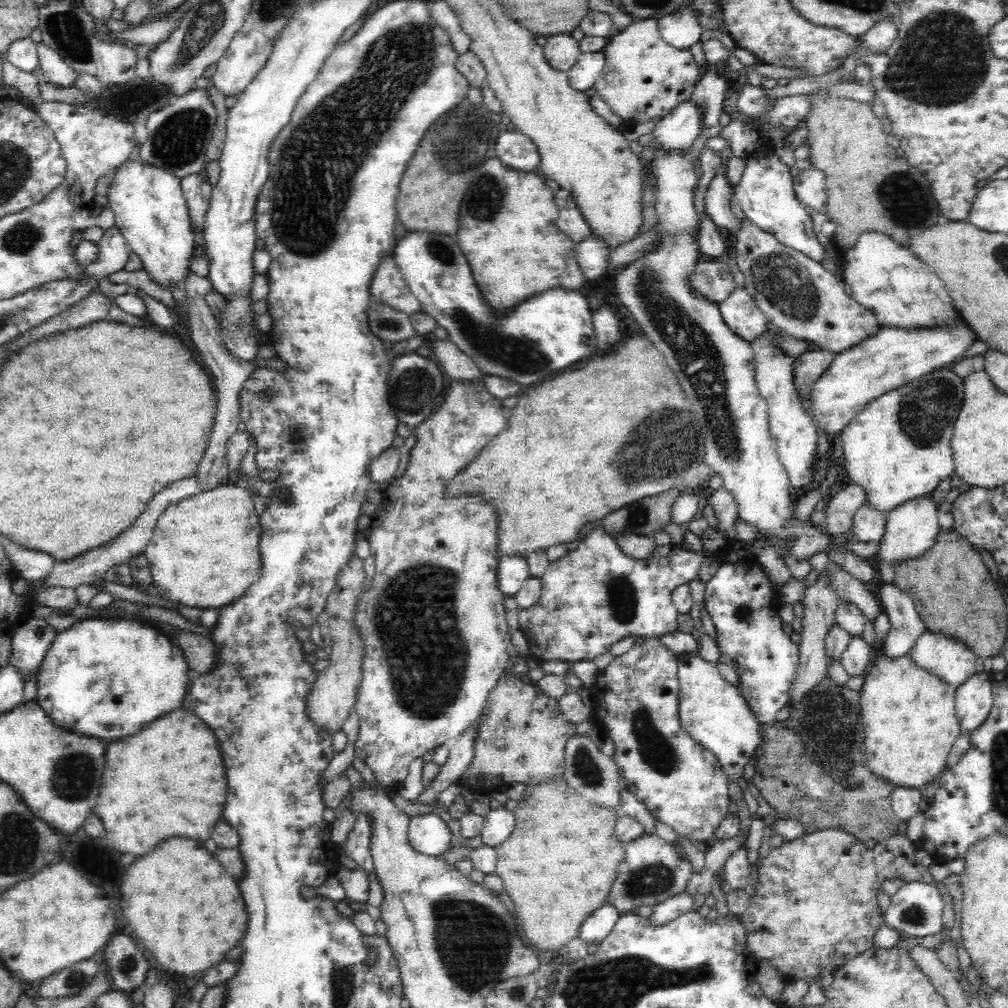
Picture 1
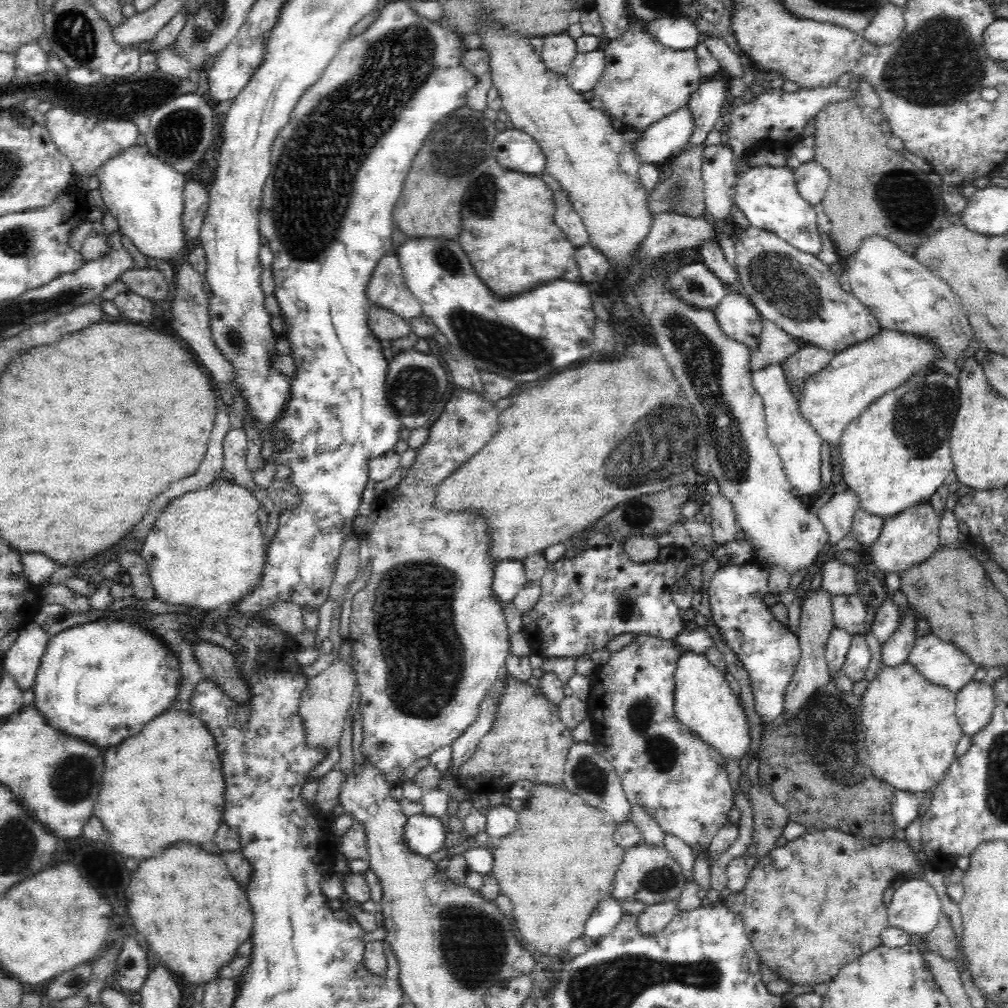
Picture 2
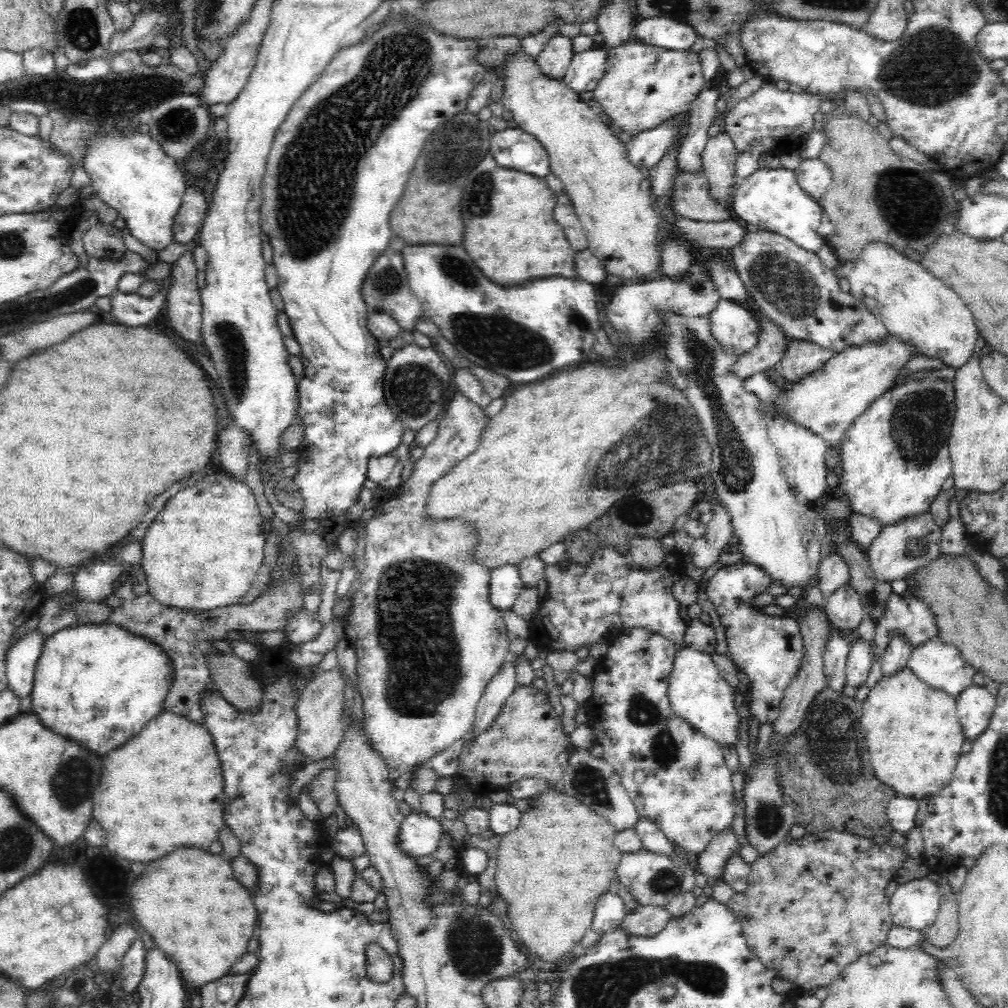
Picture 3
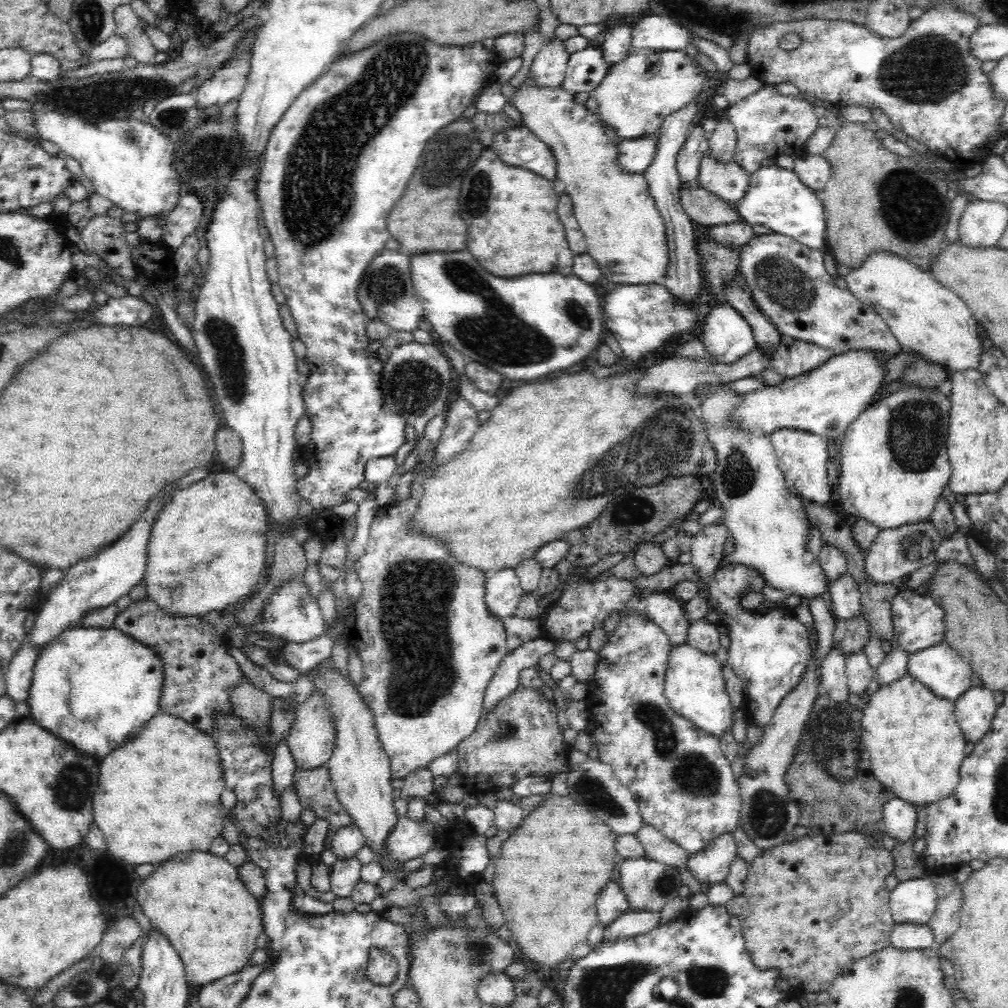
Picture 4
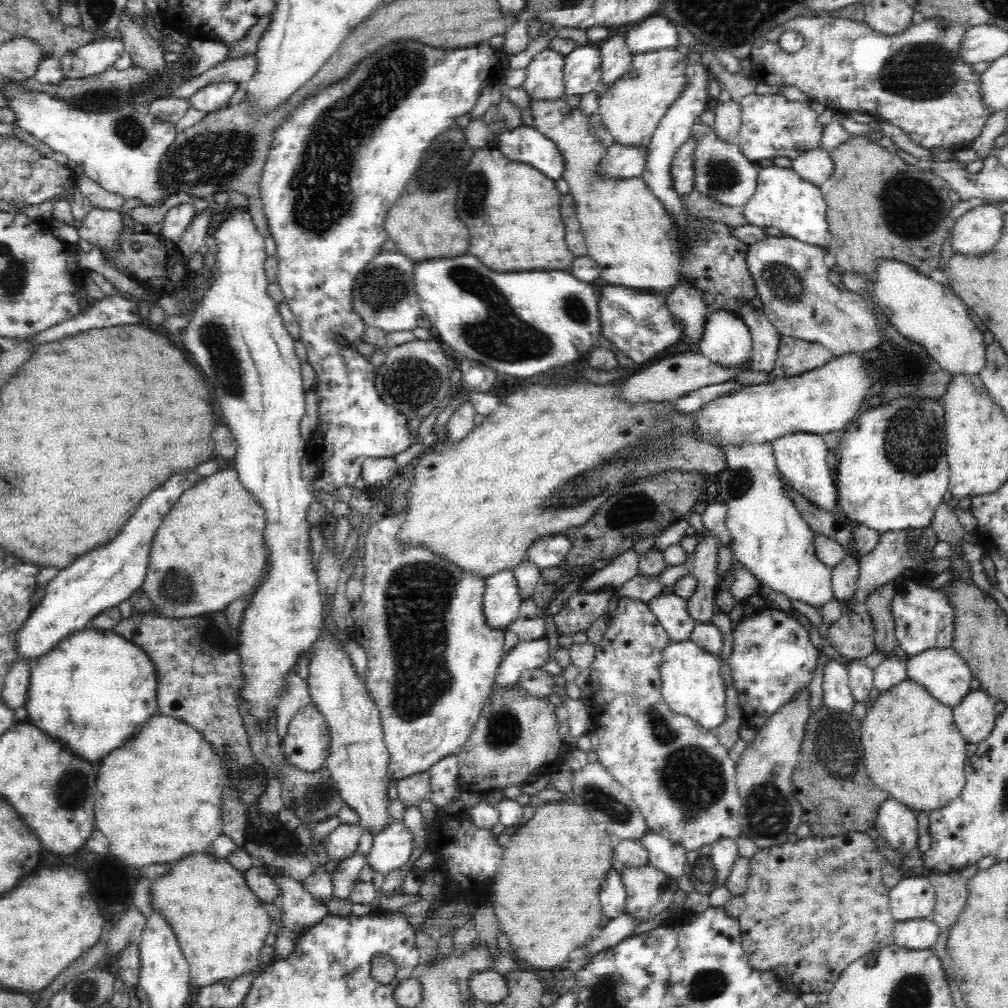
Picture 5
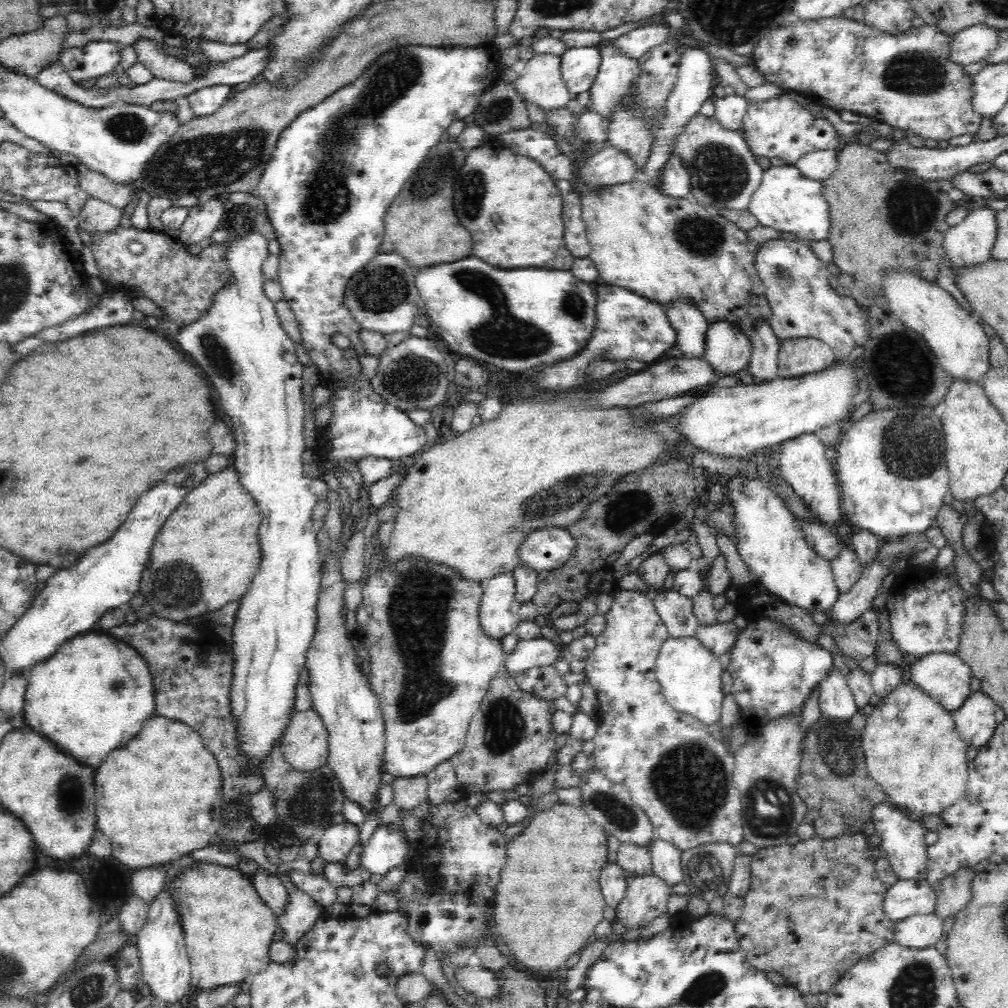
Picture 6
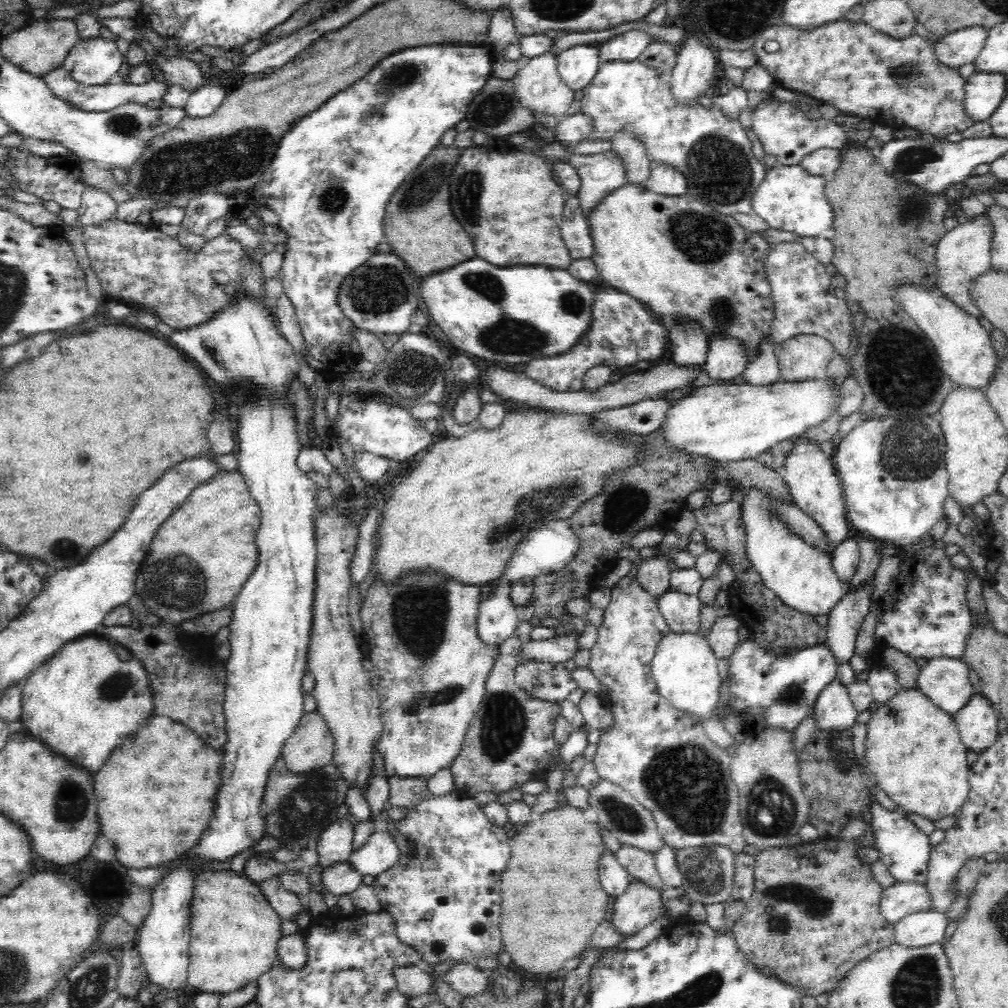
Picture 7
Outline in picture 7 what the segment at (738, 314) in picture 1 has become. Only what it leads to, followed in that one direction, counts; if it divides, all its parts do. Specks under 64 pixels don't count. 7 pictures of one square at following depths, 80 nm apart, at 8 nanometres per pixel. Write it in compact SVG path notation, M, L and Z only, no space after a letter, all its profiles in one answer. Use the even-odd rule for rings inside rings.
M714 334L708 339L703 370L712 380L726 382L743 374L748 359L743 344L731 336Z

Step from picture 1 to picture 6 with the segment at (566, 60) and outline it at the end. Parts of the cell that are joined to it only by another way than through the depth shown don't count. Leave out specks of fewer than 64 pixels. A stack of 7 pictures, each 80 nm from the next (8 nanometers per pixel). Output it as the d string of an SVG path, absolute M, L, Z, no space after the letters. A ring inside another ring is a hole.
M535 53L516 81L517 93L526 103L544 110L566 107L571 99L562 76L562 58Z

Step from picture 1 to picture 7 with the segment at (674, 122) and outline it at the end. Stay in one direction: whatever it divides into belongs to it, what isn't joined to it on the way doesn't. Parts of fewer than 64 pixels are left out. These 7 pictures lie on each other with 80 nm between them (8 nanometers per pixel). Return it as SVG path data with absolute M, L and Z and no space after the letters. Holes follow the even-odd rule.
M552 141L551 143L548 142L543 146L543 152L545 152L545 156L547 156L547 158L565 160L576 169L581 180L581 187L576 195L579 198L580 205L582 205L582 212L585 217L601 203L602 199L605 199L608 195L610 195L610 192L616 191L617 188L628 183L625 164L612 148L610 148L610 150L606 150L606 152L595 155L570 155L570 153L568 153L568 151L560 145L560 143Z

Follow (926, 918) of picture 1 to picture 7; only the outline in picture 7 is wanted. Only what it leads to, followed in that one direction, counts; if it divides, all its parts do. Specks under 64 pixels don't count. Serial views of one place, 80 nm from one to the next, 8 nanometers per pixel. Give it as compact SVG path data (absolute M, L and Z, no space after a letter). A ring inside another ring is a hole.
M898 882L883 890L879 912L890 925L904 916L933 910L926 884Z

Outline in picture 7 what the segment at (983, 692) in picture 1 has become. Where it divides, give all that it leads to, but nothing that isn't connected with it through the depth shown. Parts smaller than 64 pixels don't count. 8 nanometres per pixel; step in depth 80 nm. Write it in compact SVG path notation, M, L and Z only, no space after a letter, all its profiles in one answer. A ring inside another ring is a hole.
M974 693L953 717L959 737L969 751L980 754L997 739L999 713L984 695Z

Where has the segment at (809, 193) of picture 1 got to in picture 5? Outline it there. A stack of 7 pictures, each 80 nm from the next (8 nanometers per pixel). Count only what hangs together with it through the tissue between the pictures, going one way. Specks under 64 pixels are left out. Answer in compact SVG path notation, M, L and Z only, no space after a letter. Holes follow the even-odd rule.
M810 149L791 160L791 168L802 180L818 184L820 187L830 178L833 166L830 152L824 149Z

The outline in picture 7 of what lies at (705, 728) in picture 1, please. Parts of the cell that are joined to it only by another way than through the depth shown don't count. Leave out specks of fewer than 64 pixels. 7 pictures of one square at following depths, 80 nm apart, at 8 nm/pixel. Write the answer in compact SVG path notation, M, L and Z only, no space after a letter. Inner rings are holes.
M667 633L662 637L656 649L653 660L651 661L651 674L654 676L655 684L659 693L677 711L684 711L690 715L696 715L701 721L712 719L714 712L718 710L720 700L720 687L723 680L718 673L718 659L710 648L706 637L699 637L697 633Z

